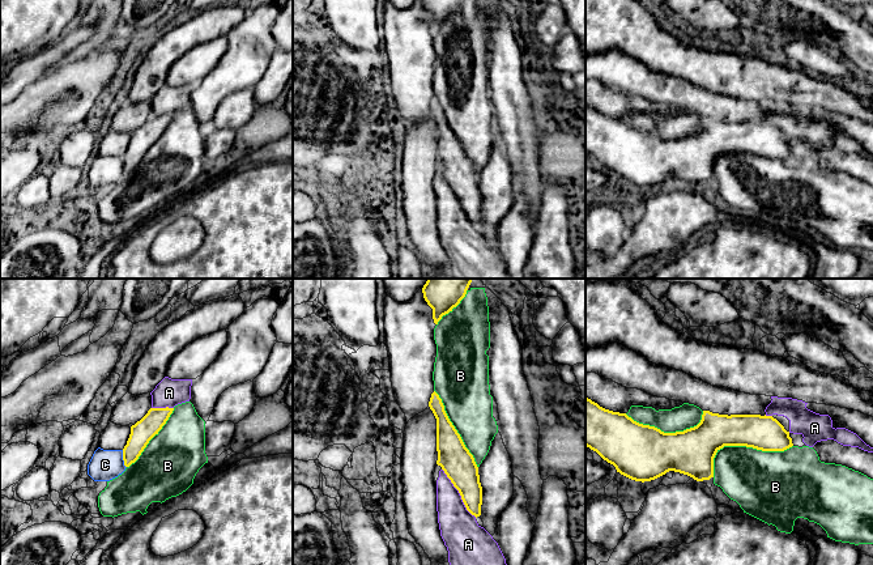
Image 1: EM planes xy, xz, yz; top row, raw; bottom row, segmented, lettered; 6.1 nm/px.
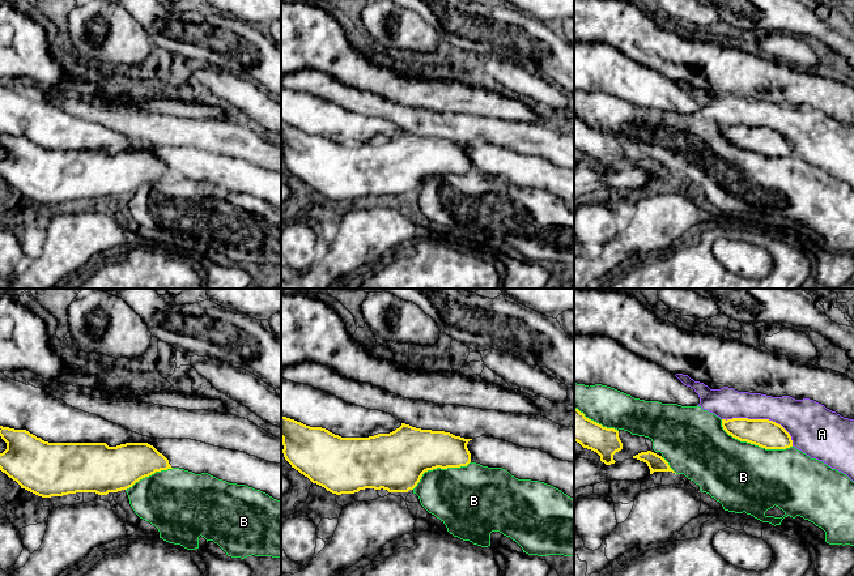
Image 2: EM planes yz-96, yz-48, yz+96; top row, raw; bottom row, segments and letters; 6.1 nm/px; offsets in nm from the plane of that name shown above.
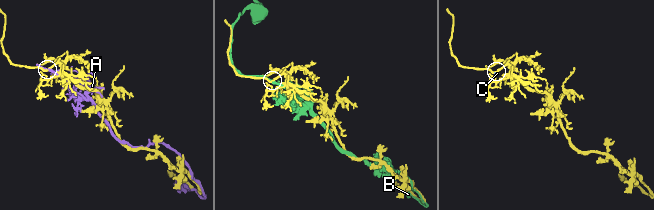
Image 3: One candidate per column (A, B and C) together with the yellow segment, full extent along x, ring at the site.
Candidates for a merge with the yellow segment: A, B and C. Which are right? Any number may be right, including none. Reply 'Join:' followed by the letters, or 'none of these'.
Join: none of these

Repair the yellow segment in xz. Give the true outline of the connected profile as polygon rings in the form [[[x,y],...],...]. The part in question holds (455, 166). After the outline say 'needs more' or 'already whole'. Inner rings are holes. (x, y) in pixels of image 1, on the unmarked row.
[[[435,98],[431,101],[429,114],[436,126],[436,171],[459,197],[467,217],[477,225],[481,222],[482,194],[474,165],[450,128]]]; already whole

